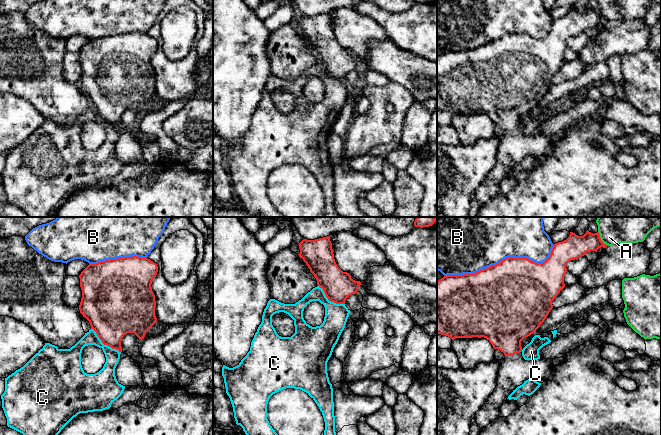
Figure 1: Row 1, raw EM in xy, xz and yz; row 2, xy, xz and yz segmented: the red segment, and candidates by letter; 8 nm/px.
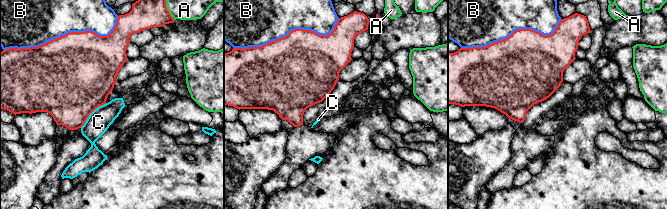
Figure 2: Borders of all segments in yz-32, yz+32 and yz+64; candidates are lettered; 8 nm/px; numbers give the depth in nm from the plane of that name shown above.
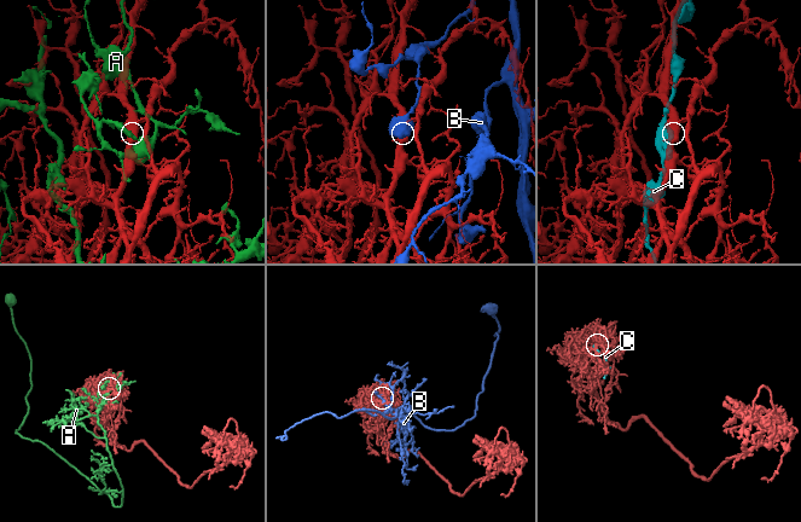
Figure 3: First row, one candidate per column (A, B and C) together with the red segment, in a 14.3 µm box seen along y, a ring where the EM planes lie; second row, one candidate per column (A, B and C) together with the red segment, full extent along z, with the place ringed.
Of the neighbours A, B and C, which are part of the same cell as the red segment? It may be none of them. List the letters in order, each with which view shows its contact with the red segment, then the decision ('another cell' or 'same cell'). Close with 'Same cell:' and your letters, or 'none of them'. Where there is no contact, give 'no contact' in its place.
A: yz | another cell
B: yz | another cell
C: xy | another cell
Same cell: none of them

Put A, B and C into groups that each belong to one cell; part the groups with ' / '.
A / B / C

